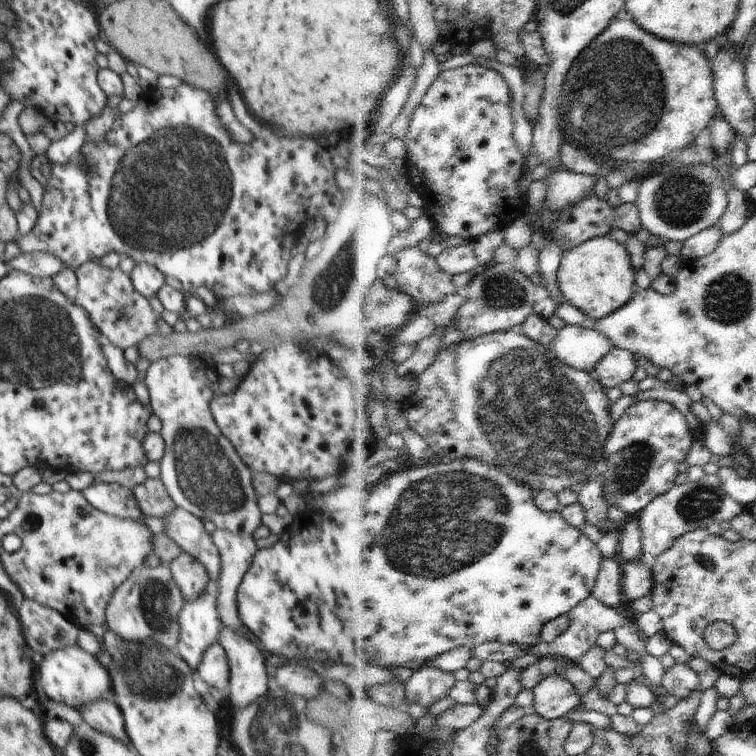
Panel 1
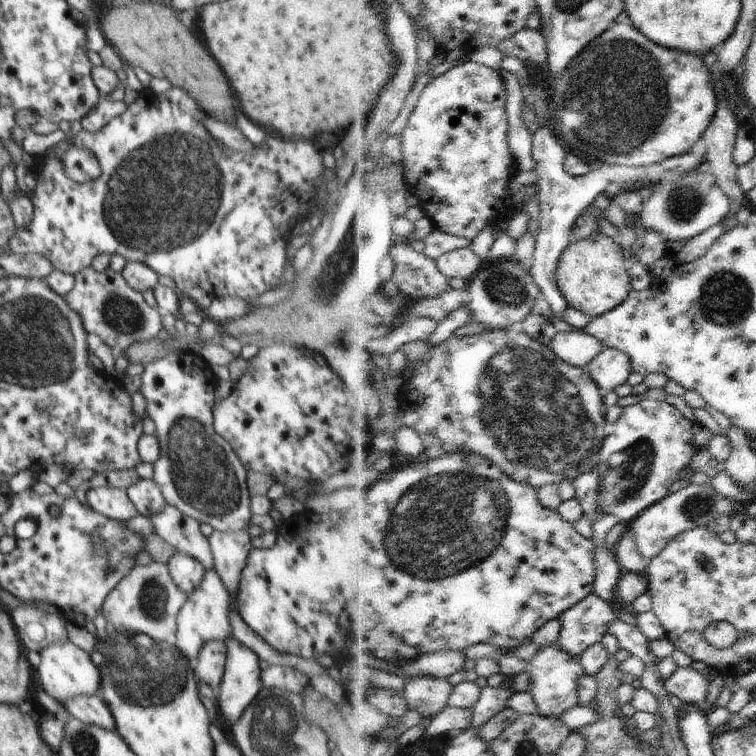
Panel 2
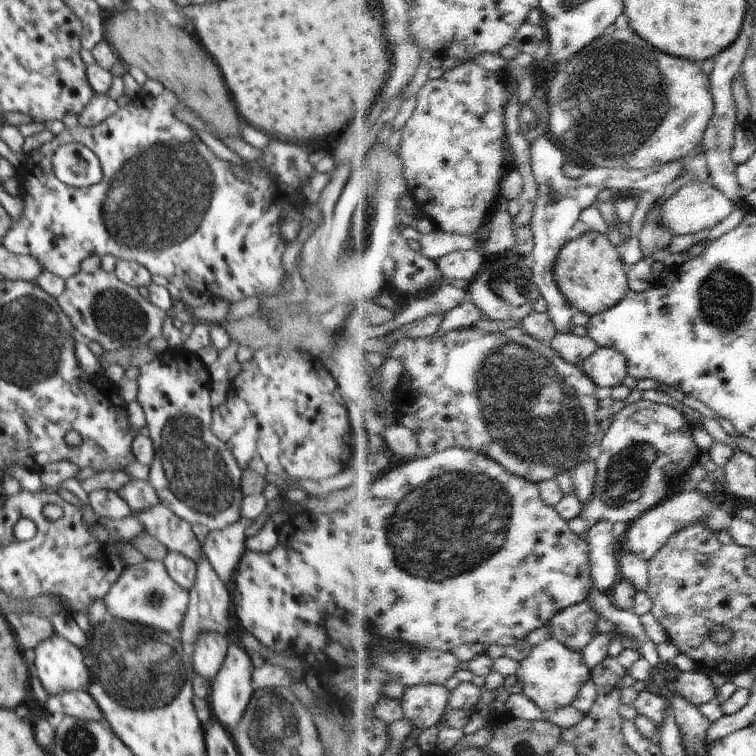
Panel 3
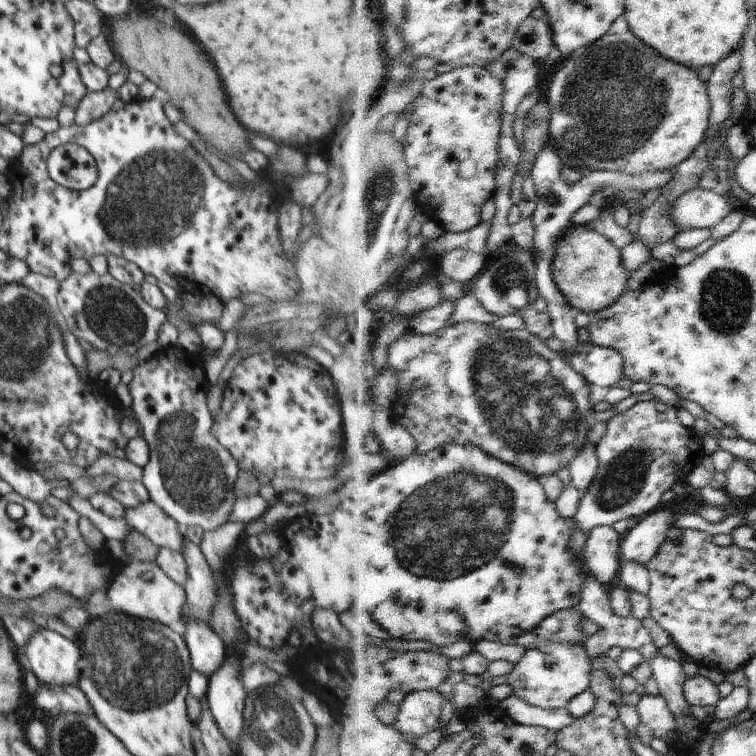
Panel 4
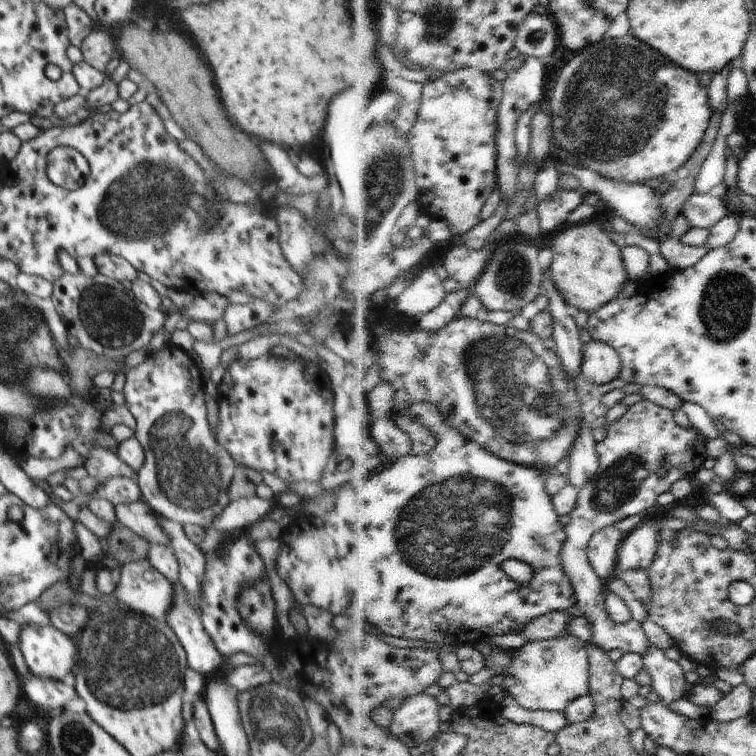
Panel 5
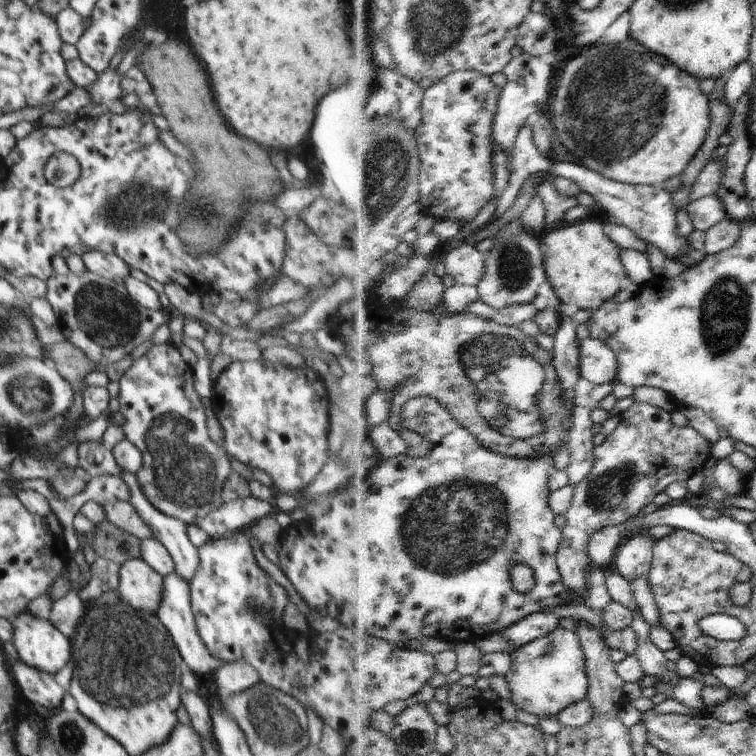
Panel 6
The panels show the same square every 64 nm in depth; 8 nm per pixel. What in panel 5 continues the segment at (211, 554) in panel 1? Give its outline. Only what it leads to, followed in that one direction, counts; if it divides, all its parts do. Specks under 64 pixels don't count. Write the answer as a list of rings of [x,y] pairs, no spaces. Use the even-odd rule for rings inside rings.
[[[144,501],[131,504],[114,505],[116,521],[122,527],[129,529],[134,535],[144,538],[150,543],[167,545],[167,537],[157,524],[156,515]]]

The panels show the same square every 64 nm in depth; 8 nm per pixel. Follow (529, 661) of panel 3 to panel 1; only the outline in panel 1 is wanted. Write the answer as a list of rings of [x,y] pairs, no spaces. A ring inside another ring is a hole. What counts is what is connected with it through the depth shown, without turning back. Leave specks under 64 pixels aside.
[[[559,673],[545,675],[534,692],[535,710],[548,719],[571,715],[582,704],[576,686]]]

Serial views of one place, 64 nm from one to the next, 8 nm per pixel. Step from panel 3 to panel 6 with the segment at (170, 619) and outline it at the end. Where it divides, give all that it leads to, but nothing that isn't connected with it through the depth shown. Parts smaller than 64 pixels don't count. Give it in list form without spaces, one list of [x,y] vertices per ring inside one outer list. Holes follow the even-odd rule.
[[[139,557],[121,566],[119,580],[117,592],[122,602],[155,614],[161,602],[163,577],[160,574]]]

